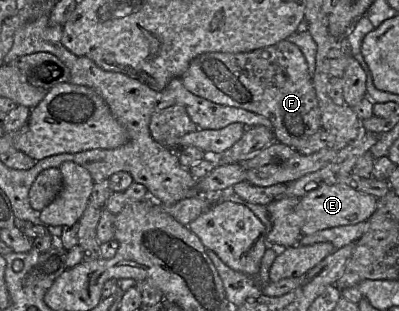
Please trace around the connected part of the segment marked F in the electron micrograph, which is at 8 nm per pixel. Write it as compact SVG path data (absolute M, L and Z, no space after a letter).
M287 40L250 52L201 54L191 61L180 78L194 95L265 116L272 123L274 140L291 148L297 149L322 128L319 104L305 57Z

